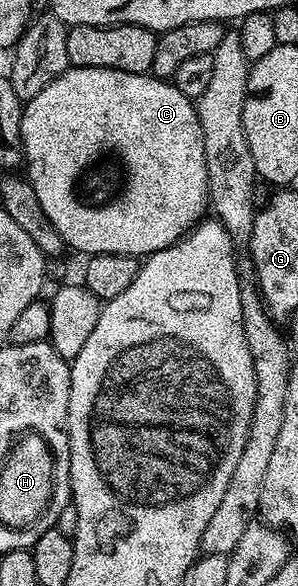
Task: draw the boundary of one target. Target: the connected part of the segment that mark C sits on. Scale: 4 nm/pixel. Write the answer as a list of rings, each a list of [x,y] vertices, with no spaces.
[[[74,66],[64,70],[62,74],[39,96],[28,99],[21,112],[21,139],[25,149],[24,169],[31,188],[35,188],[35,196],[39,196],[39,204],[43,204],[43,212],[47,220],[59,232],[70,251],[78,250],[81,256],[95,254],[132,254],[148,256],[175,244],[185,237],[198,222],[206,217],[209,206],[209,185],[207,184],[207,156],[203,152],[203,128],[199,124],[197,107],[194,99],[183,96],[172,81],[155,78],[152,73],[132,74],[122,70],[107,68],[83,68]]]

